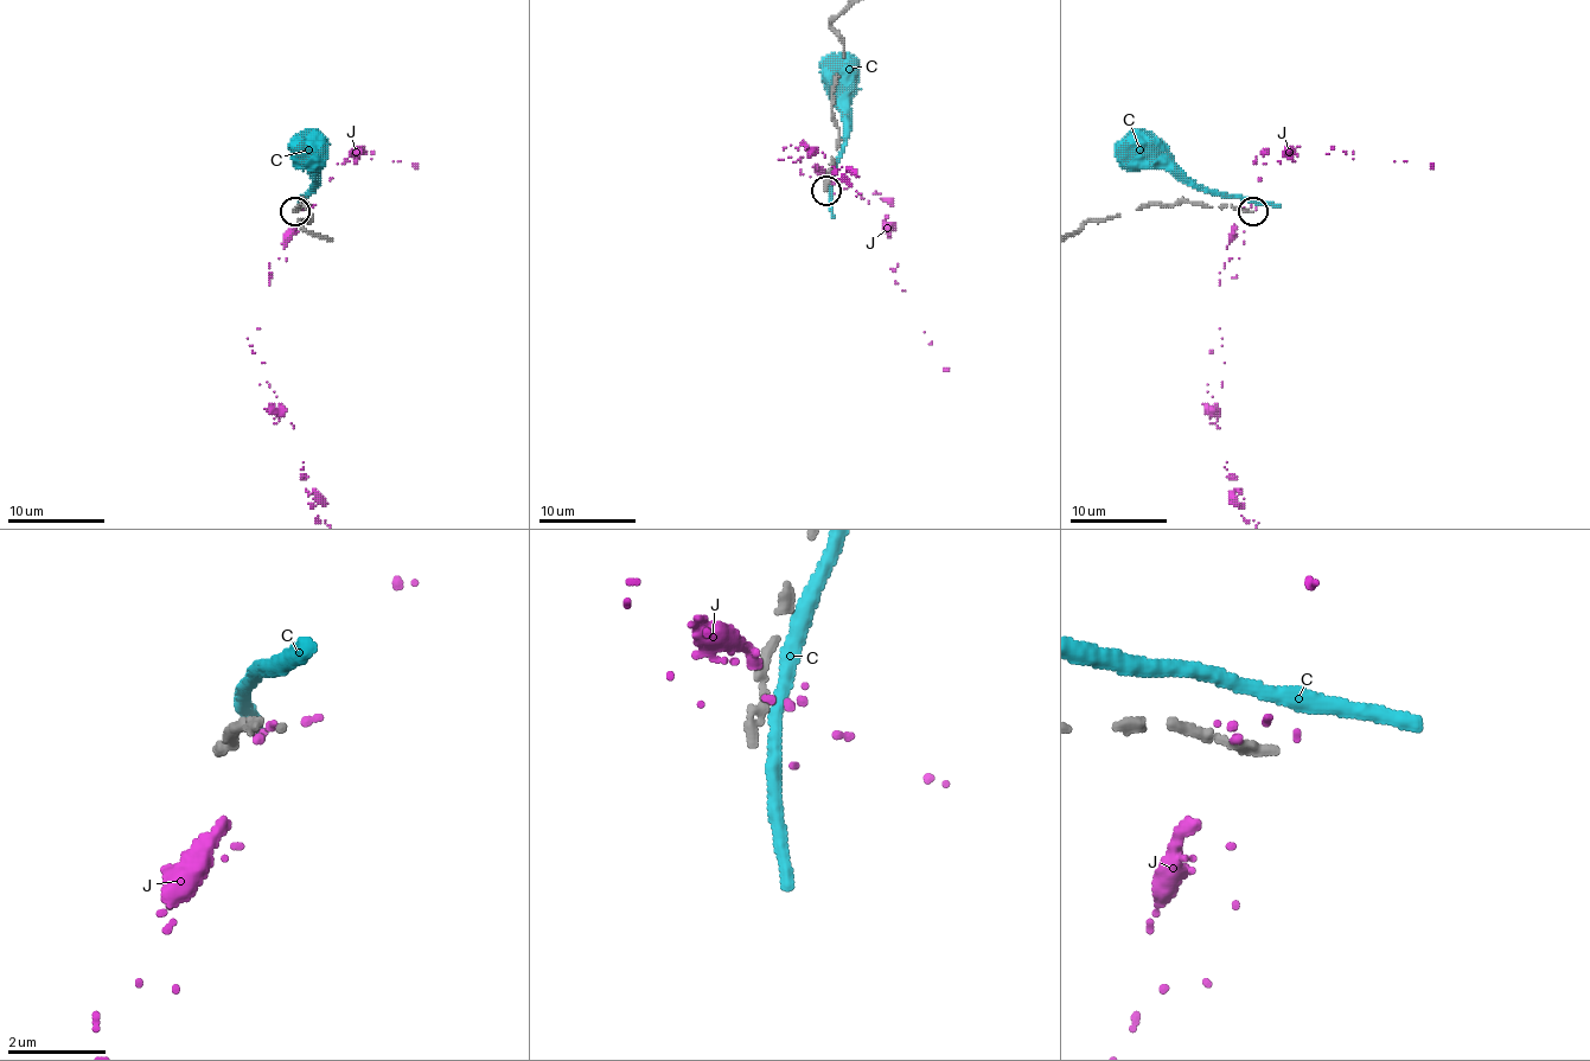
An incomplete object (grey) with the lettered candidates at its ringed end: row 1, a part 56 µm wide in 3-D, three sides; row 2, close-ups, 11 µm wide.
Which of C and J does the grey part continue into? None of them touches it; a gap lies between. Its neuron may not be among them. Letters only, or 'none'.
none

